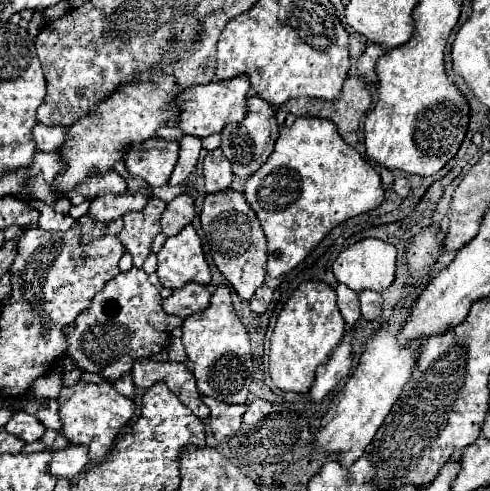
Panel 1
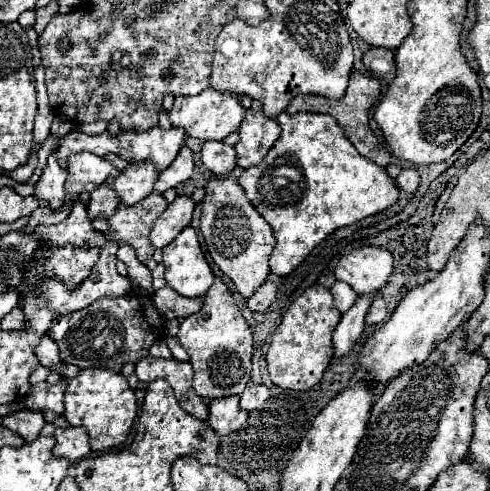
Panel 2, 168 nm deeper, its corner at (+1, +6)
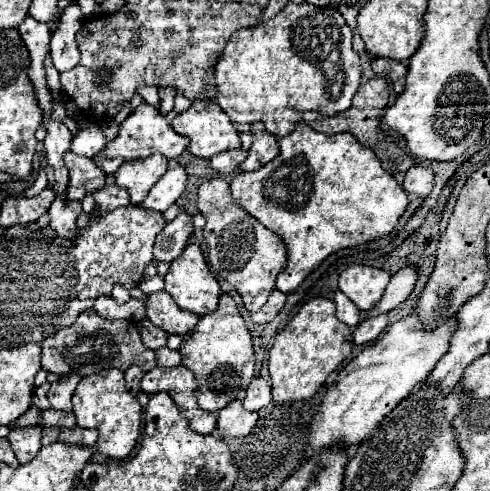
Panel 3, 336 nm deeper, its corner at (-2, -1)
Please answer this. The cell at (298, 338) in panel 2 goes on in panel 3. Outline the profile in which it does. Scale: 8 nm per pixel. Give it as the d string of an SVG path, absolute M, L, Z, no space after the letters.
M314 298L306 302L300 312L276 336L270 354L268 370L272 382L272 398L276 402L308 400L312 398L326 378L346 360L352 352L352 328L342 324L334 314L334 304L328 298Z

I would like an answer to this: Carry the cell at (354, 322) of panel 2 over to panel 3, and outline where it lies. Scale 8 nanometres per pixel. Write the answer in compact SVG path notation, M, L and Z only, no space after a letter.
M404 266L400 268L388 282L382 300L364 316L378 316L378 314L388 314L392 308L400 306L414 290L414 284L418 280L418 268L416 266Z

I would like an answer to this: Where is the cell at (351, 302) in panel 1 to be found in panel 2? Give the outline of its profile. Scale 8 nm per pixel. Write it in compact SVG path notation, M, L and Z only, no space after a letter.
M335 281L335 285L331 287L331 293L333 293L333 299L335 299L335 307L341 313L351 309L353 303L357 301L357 297L359 297L347 283L341 283L341 281Z

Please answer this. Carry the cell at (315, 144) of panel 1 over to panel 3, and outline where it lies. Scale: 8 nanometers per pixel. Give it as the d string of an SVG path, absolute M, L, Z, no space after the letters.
M298 124L292 134L278 140L280 154L268 162L264 168L254 172L238 172L230 180L230 192L232 198L260 224L276 232L288 250L288 266L276 280L276 288L284 294L294 292L310 272L314 272L322 260L326 260L330 254L342 250L360 246L366 242L380 240L388 236L394 226L398 224L400 216L406 210L406 192L402 186L390 176L376 154L362 146L356 138L350 134L336 134L326 136L320 132L314 132L306 124Z

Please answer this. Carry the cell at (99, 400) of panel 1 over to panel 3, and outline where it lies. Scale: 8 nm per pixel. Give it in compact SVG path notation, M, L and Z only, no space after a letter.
M110 368L110 370L104 370L102 374L86 376L78 384L72 402L74 402L74 414L78 420L78 426L96 428L100 432L96 444L102 454L122 460L132 452L140 436L142 406L136 400L136 396L132 396L130 390L126 388L124 372L120 372L118 368Z

